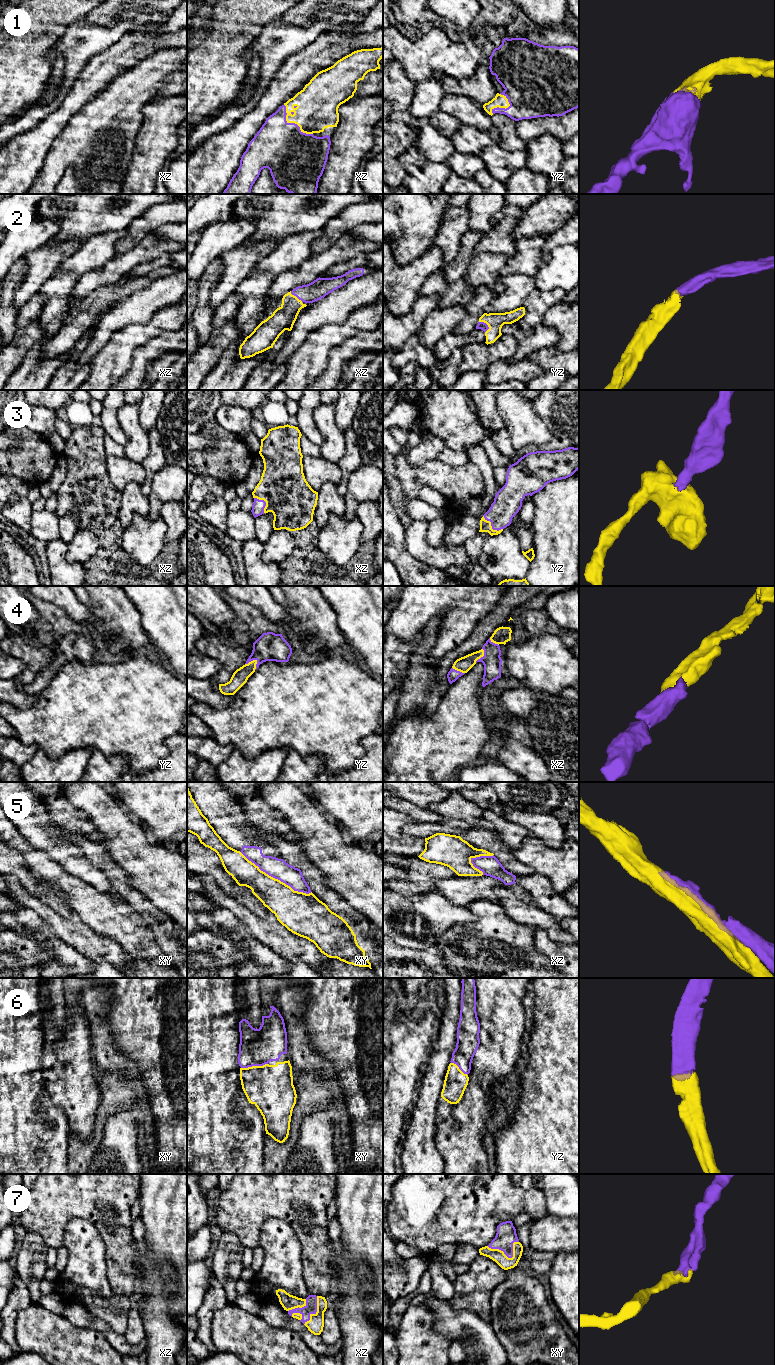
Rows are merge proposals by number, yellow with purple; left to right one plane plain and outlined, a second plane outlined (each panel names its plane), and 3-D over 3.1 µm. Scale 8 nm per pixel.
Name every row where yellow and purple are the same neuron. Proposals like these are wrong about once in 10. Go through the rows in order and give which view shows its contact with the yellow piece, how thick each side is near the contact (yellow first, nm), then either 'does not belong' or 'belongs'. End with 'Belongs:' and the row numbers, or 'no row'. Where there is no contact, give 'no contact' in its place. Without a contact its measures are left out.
1: contact in xz; calibres 340 and 400 nm; belongs
2: contact in yz; calibres 140 and 70 nm; belongs
3: contact in yz; calibres 100 and 220 nm; belongs
4: contact in yz; calibres 120 and 220 nm; belongs
5: contact in xy; calibres 260 and 160 nm; does not belong
6: contact in xy; calibres 360 and 300 nm; belongs
7: contact in xy; calibres 100 and 160 nm; belongs
Belongs: 1, 2, 3, 4, 6, 7

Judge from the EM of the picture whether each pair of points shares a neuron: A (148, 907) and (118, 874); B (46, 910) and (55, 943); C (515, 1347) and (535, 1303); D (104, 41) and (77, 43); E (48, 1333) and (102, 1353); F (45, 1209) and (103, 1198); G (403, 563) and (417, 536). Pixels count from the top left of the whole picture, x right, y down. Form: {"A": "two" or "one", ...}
{"A": "one", "B": "two", "C": "one", "D": "one", "E": "one", "F": "one", "G": "two"}

